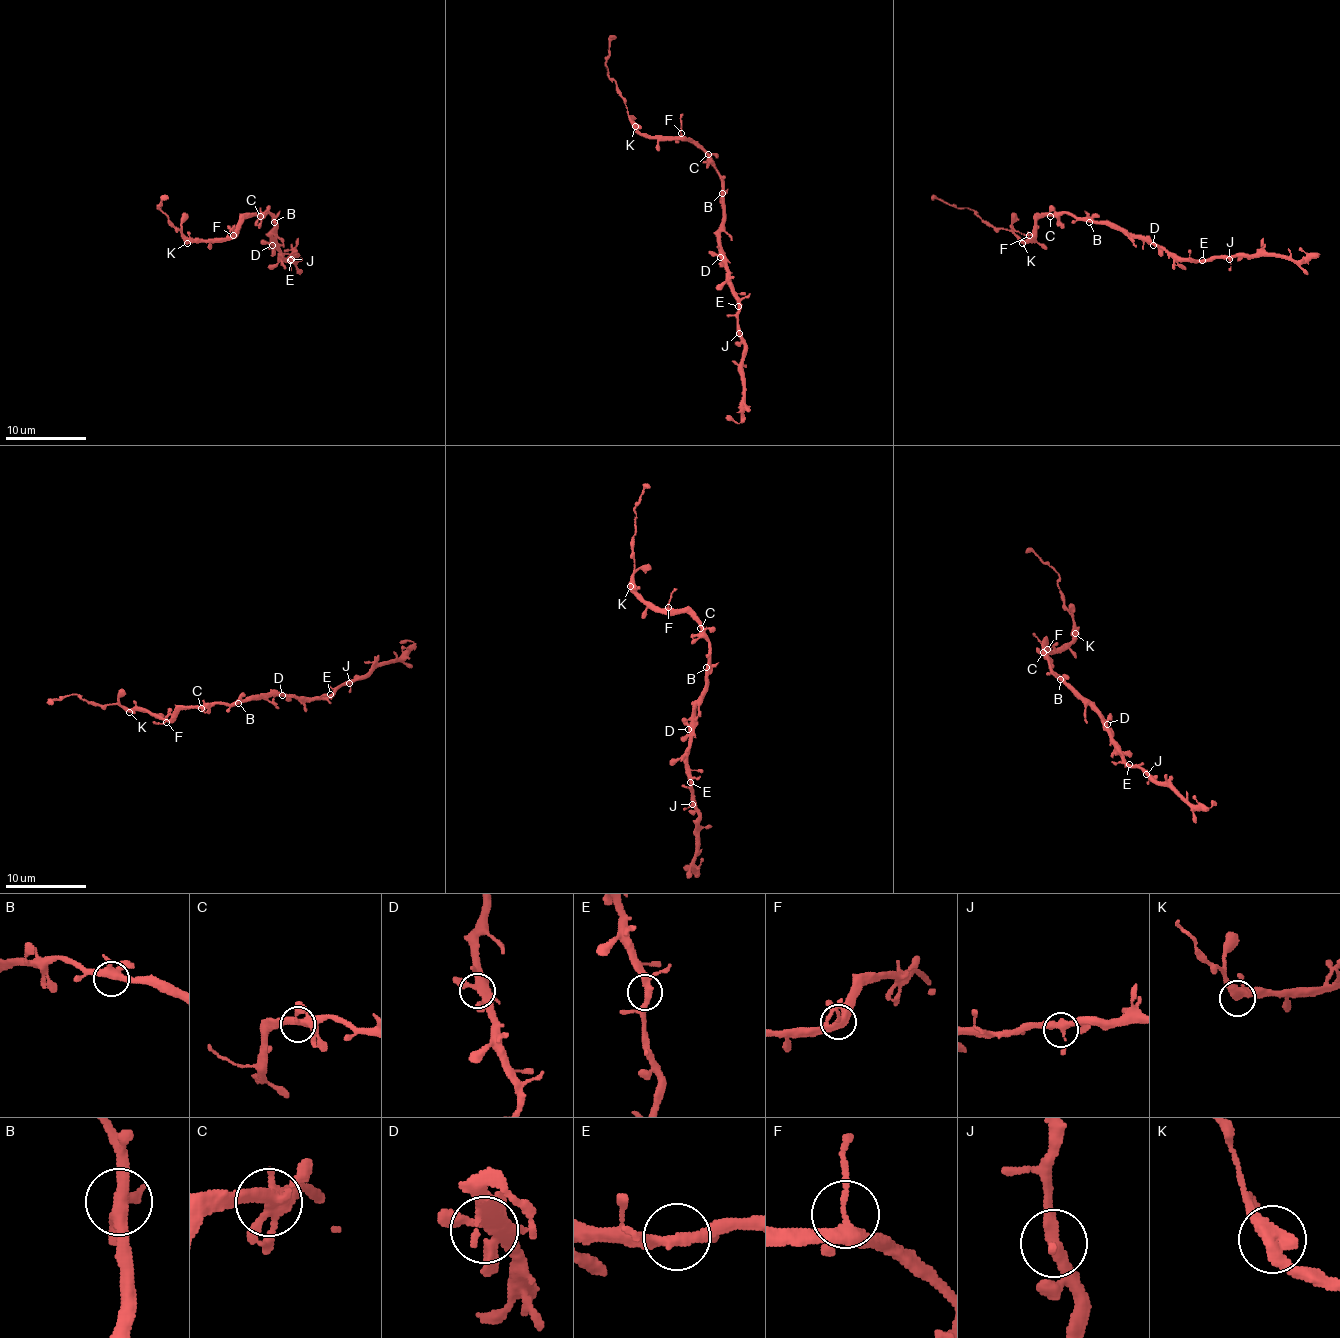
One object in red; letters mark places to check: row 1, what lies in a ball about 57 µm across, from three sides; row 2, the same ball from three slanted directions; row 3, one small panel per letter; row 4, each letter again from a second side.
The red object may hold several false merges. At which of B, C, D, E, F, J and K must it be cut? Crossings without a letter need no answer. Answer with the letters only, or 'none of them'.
none of them

